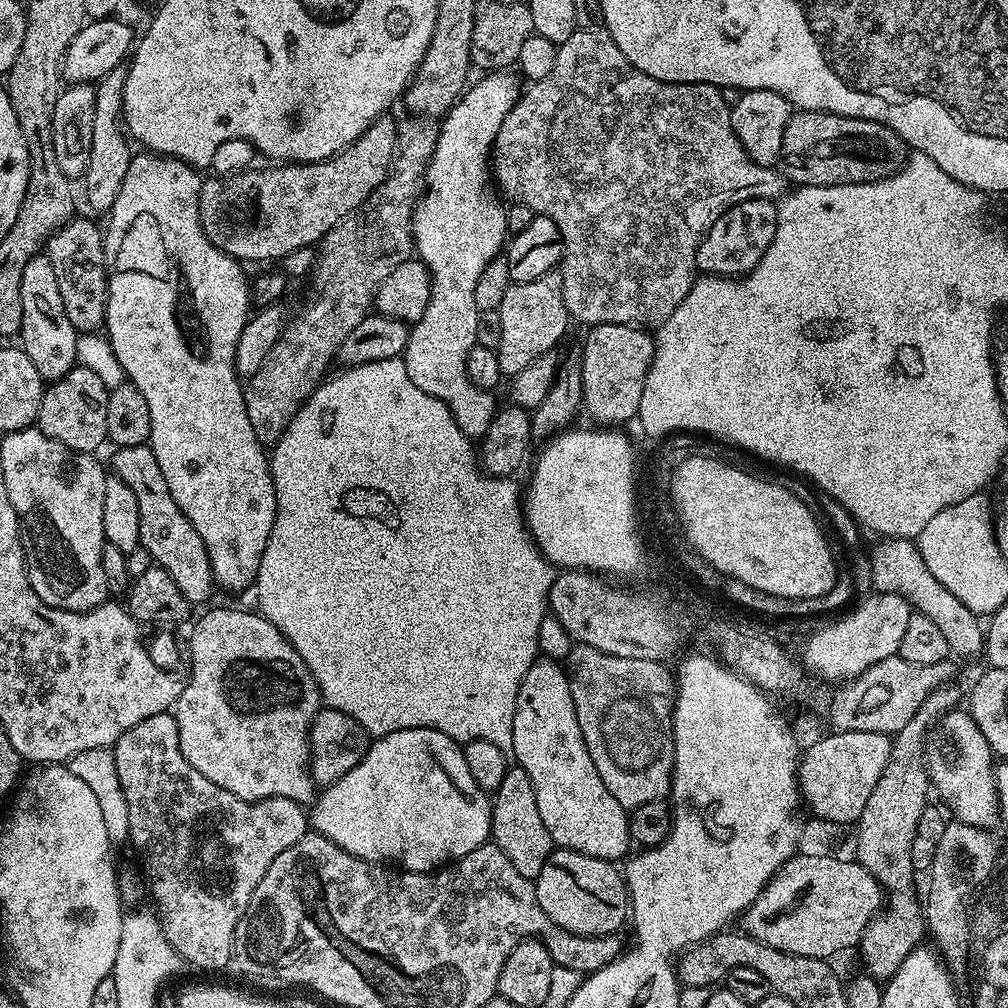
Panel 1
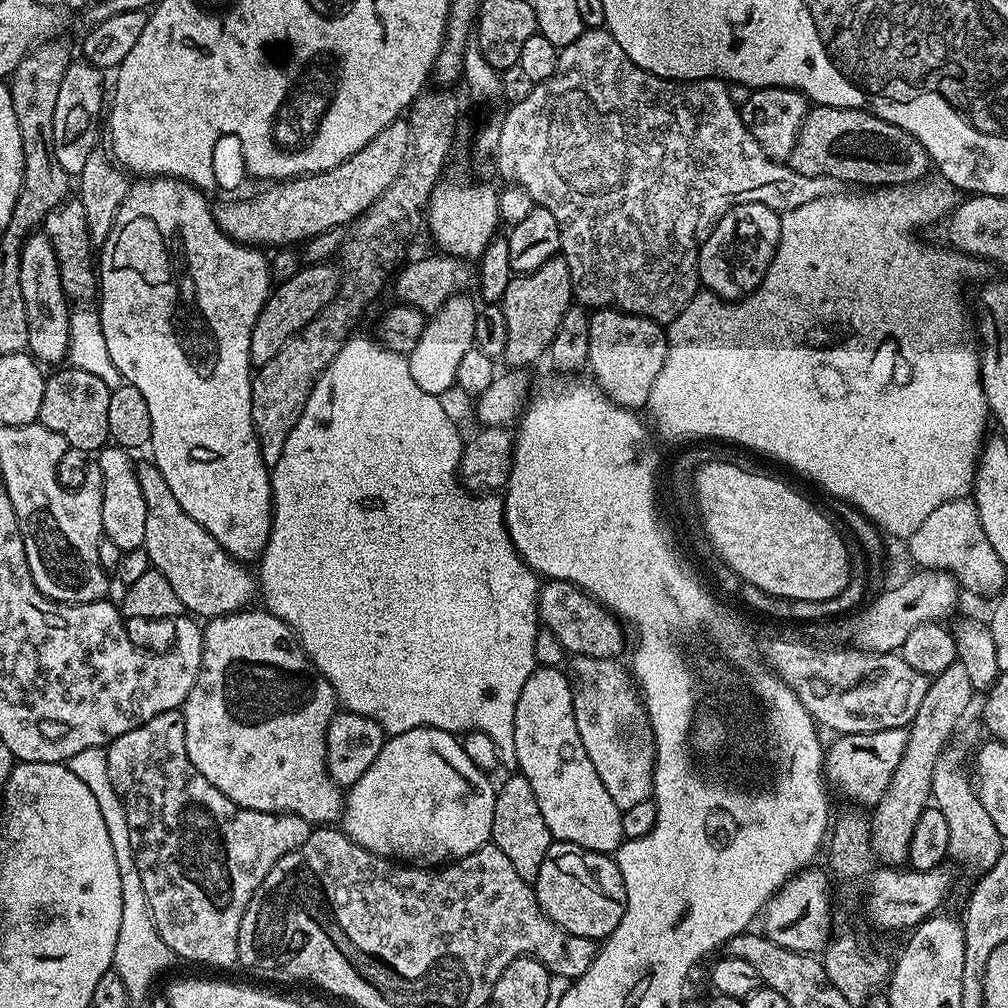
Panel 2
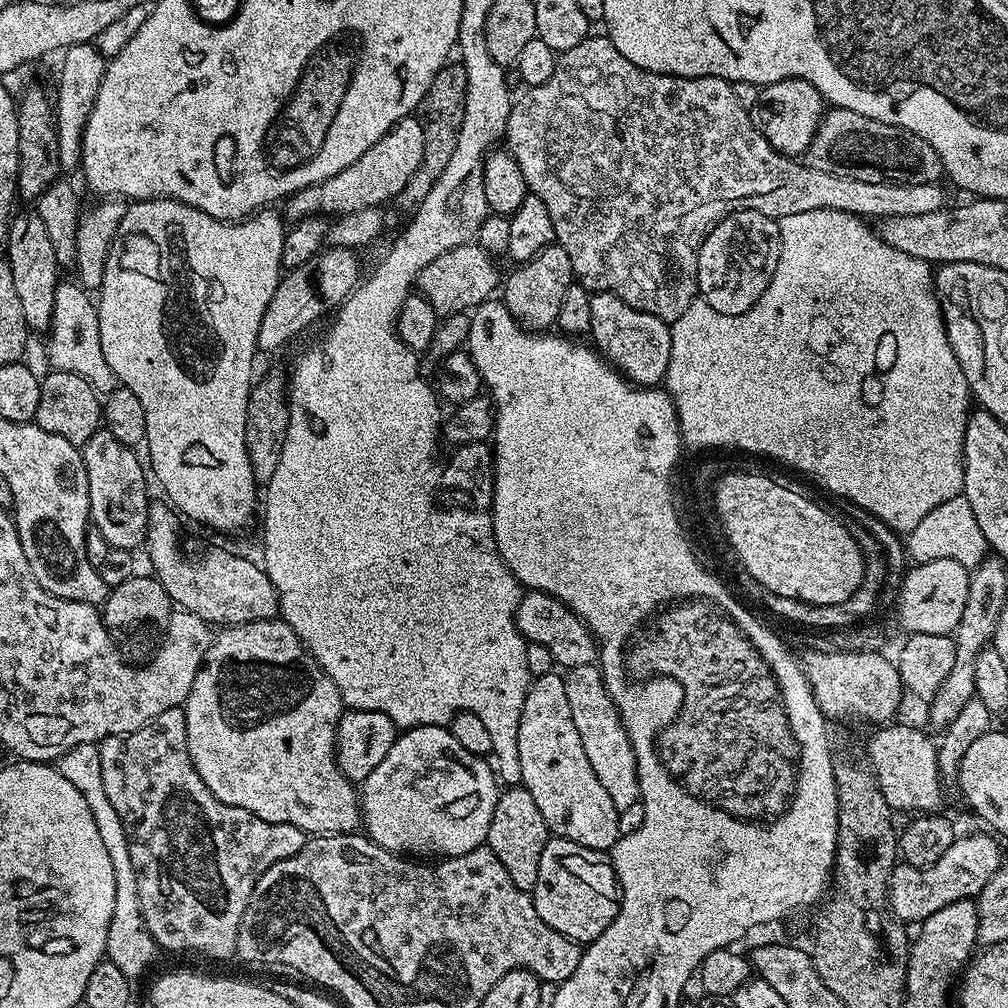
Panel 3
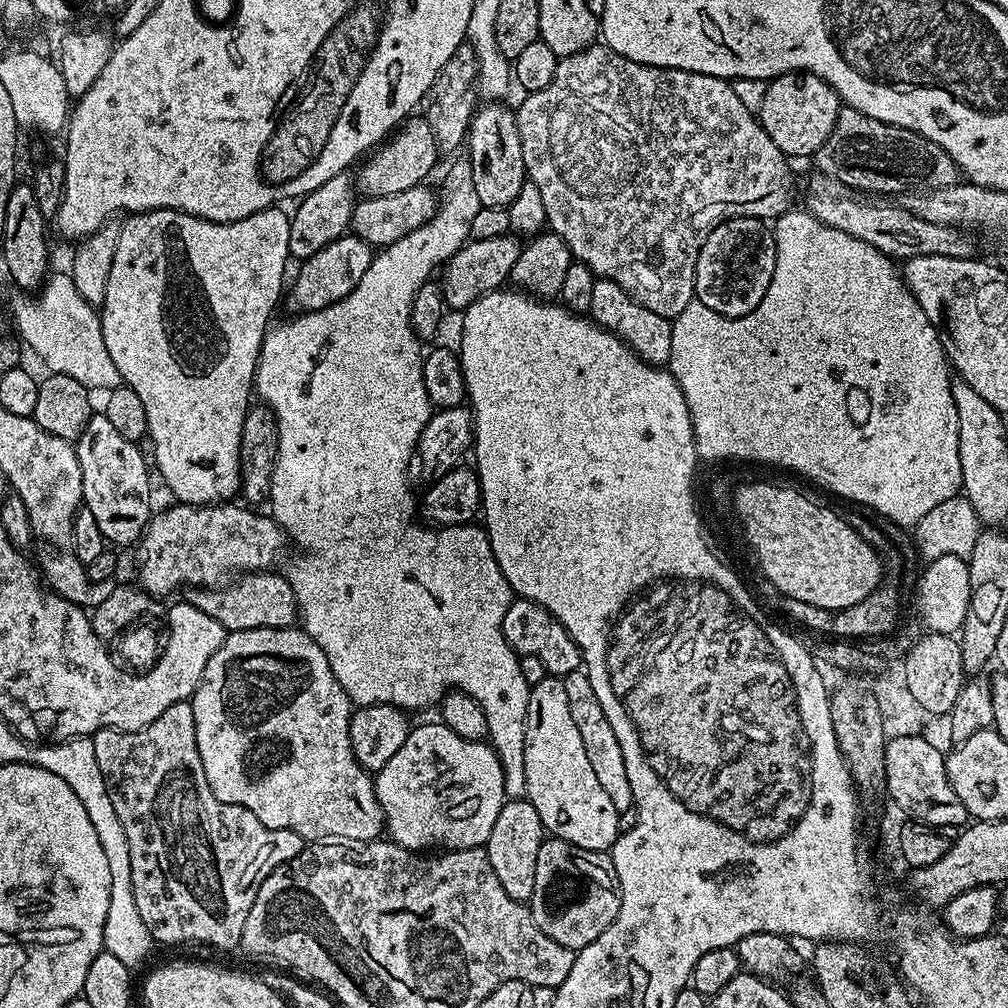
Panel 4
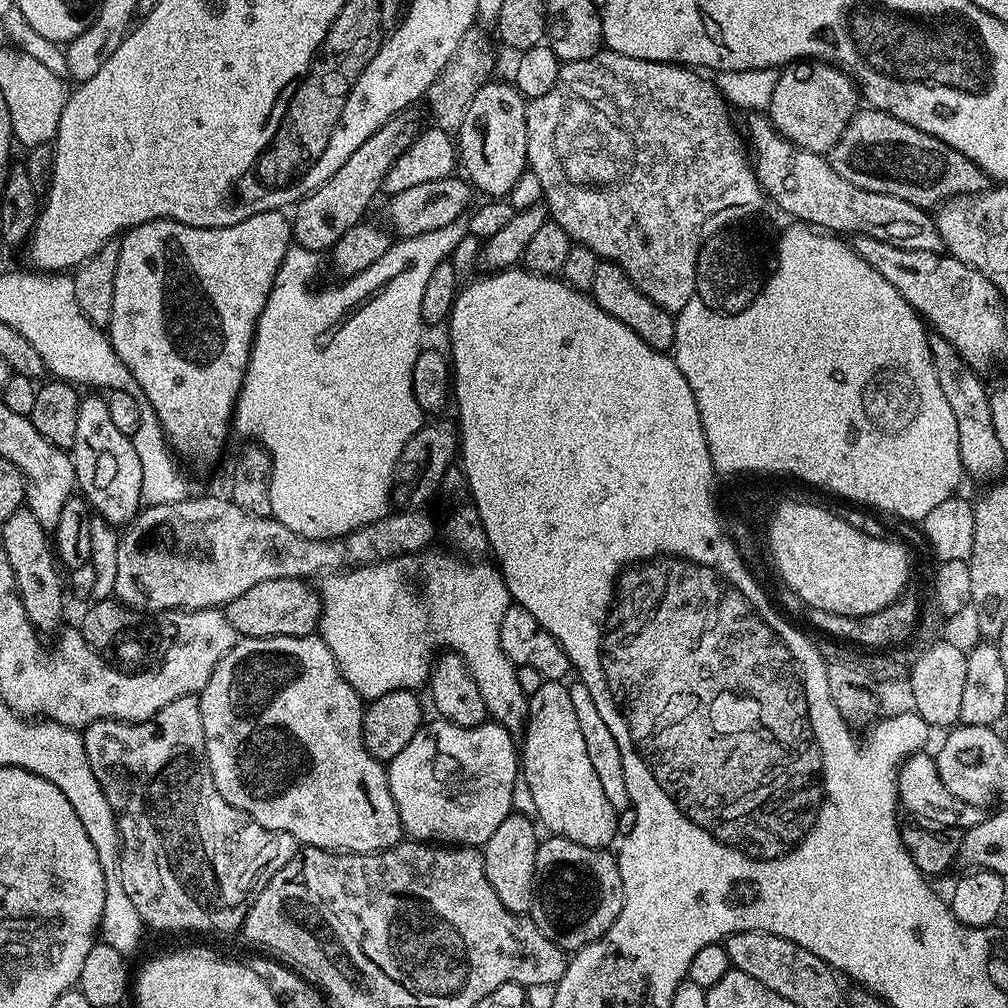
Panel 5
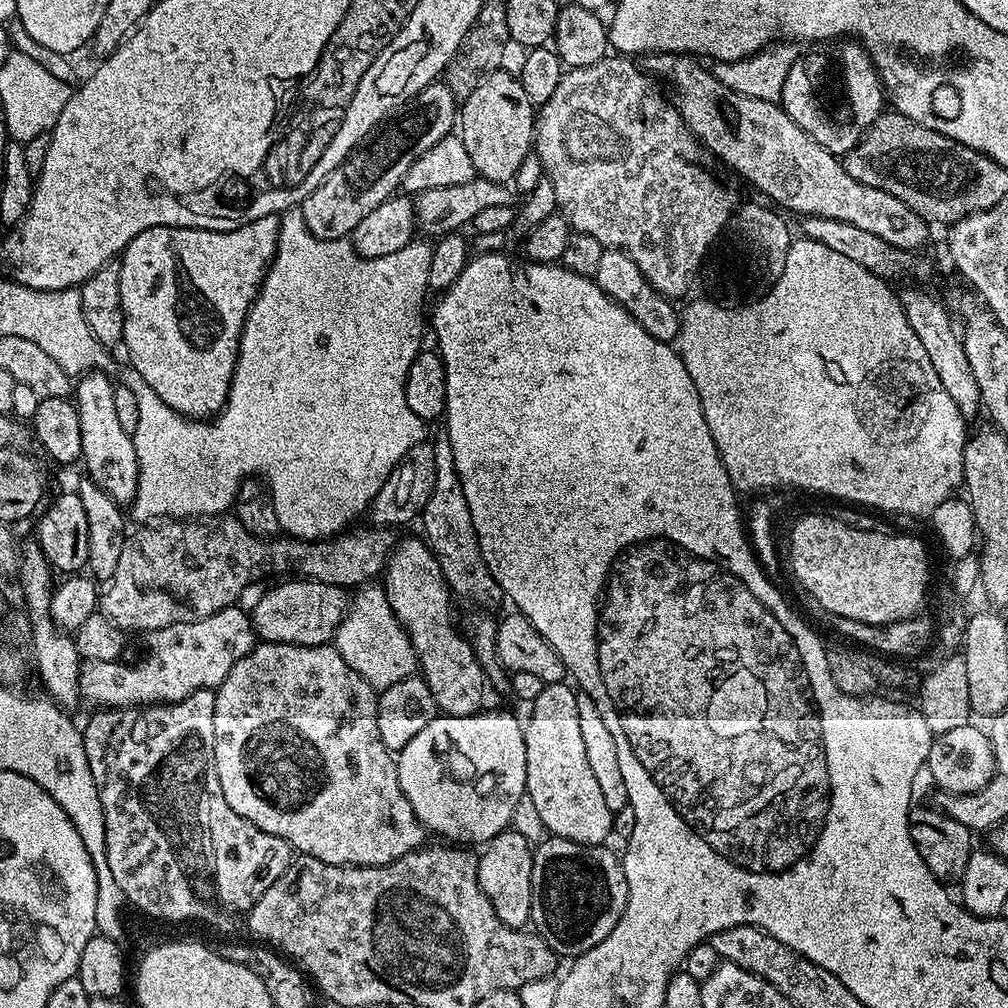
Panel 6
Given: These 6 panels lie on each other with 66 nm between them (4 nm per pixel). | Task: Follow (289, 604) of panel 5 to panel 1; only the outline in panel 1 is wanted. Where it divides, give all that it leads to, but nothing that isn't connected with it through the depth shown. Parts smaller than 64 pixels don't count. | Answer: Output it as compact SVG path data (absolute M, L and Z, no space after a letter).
M148 444L116 448L113 453L111 471L122 478L122 482L130 486L134 498L138 498L140 547L147 548L155 567L166 570L166 574L174 578L189 605L202 603L214 589L208 547L202 542L198 530L194 530L190 518L178 510L178 502L174 502L174 494L170 494L170 486L166 486L166 477L158 467L158 458L154 458Z

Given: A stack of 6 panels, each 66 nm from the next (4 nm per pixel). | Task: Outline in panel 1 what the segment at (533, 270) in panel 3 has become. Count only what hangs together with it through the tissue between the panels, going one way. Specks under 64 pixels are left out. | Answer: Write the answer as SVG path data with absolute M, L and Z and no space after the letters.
M547 272L534 282L511 283L498 309L500 317L500 341L496 343L498 366L502 366L505 378L522 374L530 362L549 355L552 347L568 332L570 317L566 310L566 298L562 298L562 274Z

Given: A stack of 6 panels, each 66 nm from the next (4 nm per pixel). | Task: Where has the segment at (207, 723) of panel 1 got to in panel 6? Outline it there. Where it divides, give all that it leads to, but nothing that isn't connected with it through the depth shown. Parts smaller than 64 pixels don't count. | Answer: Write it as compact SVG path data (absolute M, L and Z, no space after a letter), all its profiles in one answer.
M257 643L256 647L234 666L226 678L215 689L214 698L214 762L218 770L218 782L222 782L222 794L235 812L242 814L254 826L282 838L297 853L313 856L331 864L355 864L362 866L382 866L402 858L407 852L415 852L425 843L426 829L414 814L402 786L398 786L396 761L393 753L378 738L376 718L377 689L370 687L342 658L342 654L331 643L318 646L294 646L293 644Z

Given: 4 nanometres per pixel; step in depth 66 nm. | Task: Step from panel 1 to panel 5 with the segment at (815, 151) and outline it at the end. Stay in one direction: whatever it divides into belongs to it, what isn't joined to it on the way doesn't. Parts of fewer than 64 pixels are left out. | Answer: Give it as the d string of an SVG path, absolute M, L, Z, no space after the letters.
M871 106L861 107L850 118L826 159L846 182L854 182L862 190L902 198L925 210L935 209L952 196L982 192L990 184L990 177L977 164L946 142Z

